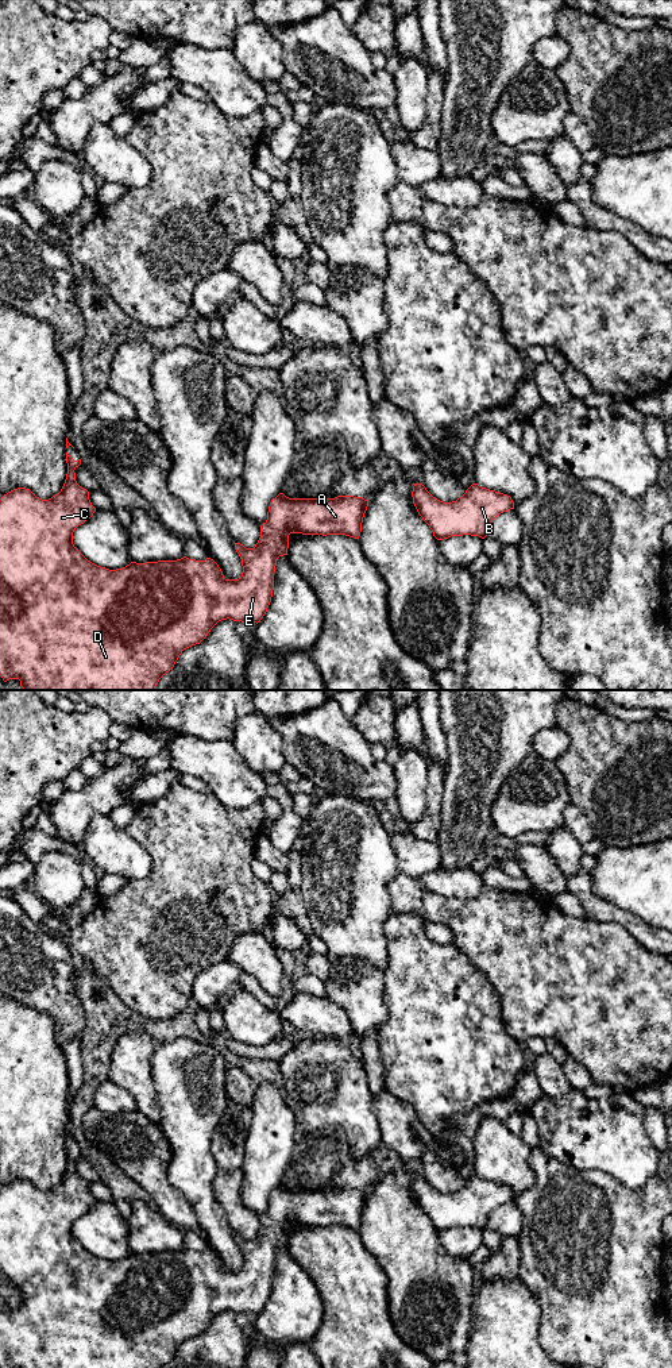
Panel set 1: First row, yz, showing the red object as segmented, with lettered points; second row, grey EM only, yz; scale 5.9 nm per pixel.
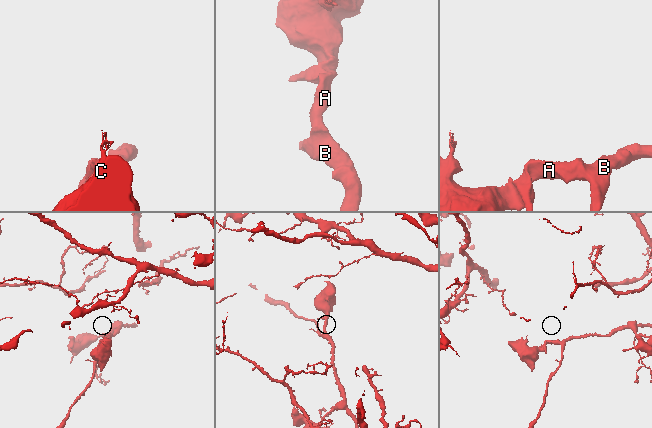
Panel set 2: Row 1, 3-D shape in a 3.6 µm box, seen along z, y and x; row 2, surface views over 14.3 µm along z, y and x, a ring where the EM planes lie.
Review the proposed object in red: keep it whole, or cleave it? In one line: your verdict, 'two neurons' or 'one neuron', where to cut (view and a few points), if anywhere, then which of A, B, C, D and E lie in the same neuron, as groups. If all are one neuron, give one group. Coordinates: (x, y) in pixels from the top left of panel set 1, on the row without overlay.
one neuron; no cut; A B C D E

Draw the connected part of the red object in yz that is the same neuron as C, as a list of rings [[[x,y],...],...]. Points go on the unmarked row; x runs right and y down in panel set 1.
[[[66,1144],[66,1155],[67,1165],[65,1175],[61,1183],[51,1190],[42,1191],[26,1179],[13,1180],[0,1190],[0,1368],[163,1368],[174,1359],[182,1342],[200,1336],[219,1313],[229,1310],[242,1314],[260,1314],[271,1294],[277,1251],[287,1246],[290,1225],[345,1226],[359,1230],[363,1209],[368,1198],[368,1191],[363,1188],[289,1190],[279,1184],[270,1194],[267,1211],[260,1217],[260,1229],[255,1238],[246,1240],[243,1236],[235,1234],[235,1241],[243,1257],[239,1271],[225,1271],[219,1256],[211,1249],[196,1252],[184,1248],[177,1252],[131,1253],[123,1260],[109,1261],[88,1252],[73,1236],[73,1224],[93,1207],[96,1199],[89,1191],[89,1183],[76,1172],[74,1161],[81,1156],[81,1151],[74,1152]]]

